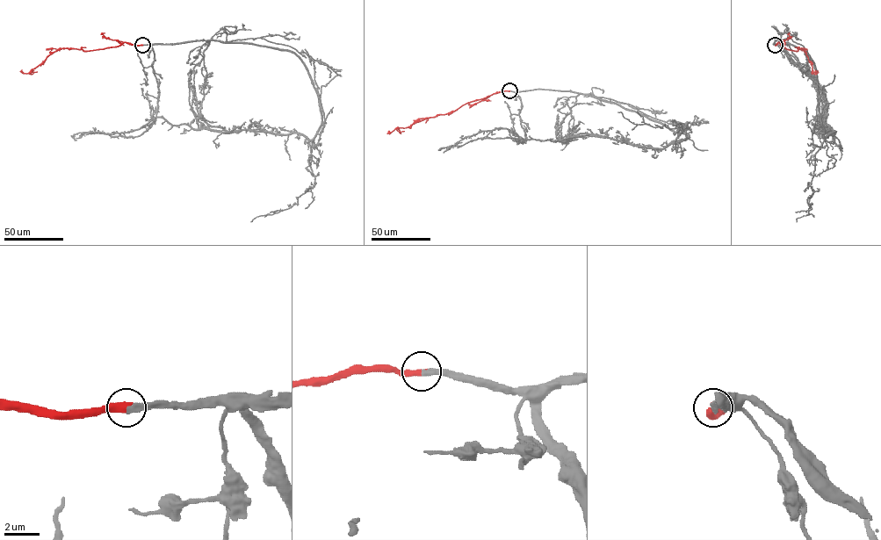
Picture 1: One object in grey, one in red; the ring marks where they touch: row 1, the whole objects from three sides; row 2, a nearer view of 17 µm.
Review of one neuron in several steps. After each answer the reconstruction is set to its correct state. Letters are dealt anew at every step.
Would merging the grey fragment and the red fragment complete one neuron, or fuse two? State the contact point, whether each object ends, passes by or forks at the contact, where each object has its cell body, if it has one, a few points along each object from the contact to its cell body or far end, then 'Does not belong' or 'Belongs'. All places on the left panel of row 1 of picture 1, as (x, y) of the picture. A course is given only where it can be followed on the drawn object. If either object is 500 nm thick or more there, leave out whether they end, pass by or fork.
Place: (142, 45). At the ring grey ends. At the ring red ends. Soma of grey: none. Soma of red: none. Course of grey: (142, 45), (249, 43), (292, 52), (305, 65), (321, 116), (308, 140), (314, 184), (297, 203), (250, 221). Course of red: (142, 45), (124, 42), (115, 46), (90, 50), (59, 48), (28, 73), (23, 73), (22, 69). Belongs

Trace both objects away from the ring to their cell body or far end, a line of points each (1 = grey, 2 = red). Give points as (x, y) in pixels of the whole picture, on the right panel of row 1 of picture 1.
1: (775, 45), (777, 40), (803, 49), (813, 62), (825, 140), (815, 155), (812, 208), (796, 221)
2: (775, 45), (779, 42), (786, 49), (802, 48), (812, 65), (813, 73), (816, 73), (815, 69)

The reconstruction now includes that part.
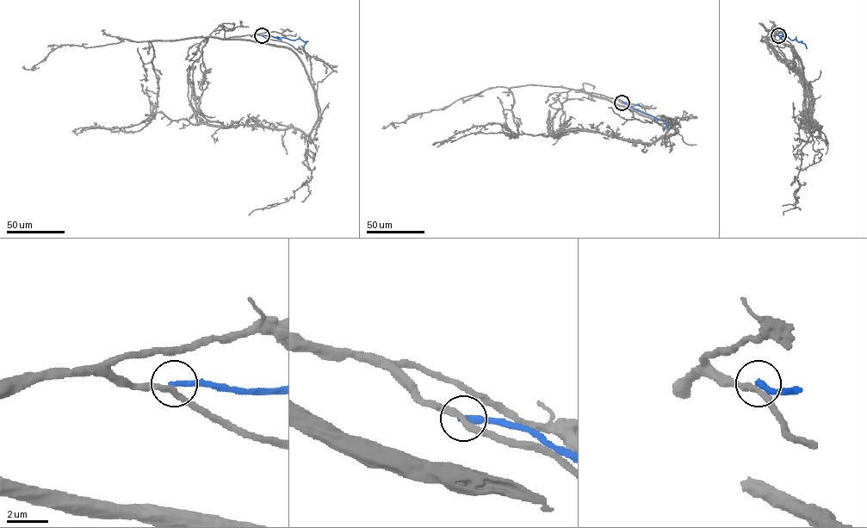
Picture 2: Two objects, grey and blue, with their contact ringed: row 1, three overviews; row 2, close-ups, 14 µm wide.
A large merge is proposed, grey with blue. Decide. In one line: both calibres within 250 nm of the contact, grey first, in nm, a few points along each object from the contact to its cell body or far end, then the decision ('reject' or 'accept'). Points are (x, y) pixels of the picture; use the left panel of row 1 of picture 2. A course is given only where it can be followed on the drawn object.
calibres 280 and 300 nm; course grey (262, 35), (150, 40), (158, 90), (156, 115), (138, 131), (80, 127), (73, 132), (77, 135); course blue (262, 35), (293, 40), (300, 39), (306, 41), (303, 48); reject

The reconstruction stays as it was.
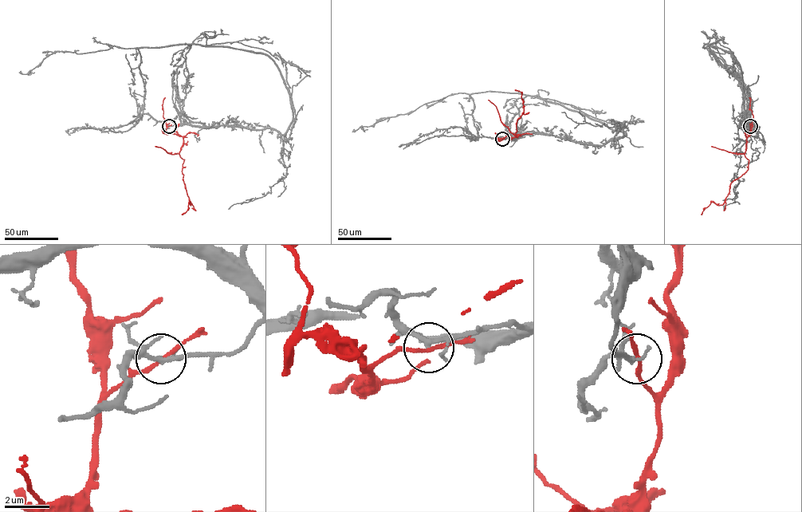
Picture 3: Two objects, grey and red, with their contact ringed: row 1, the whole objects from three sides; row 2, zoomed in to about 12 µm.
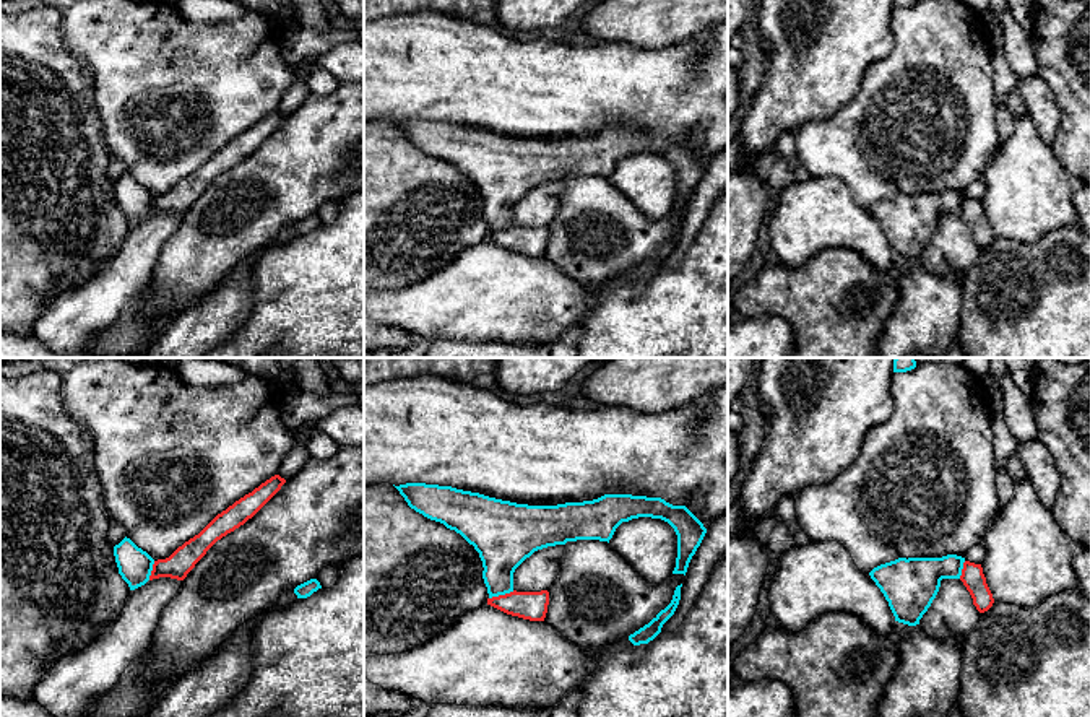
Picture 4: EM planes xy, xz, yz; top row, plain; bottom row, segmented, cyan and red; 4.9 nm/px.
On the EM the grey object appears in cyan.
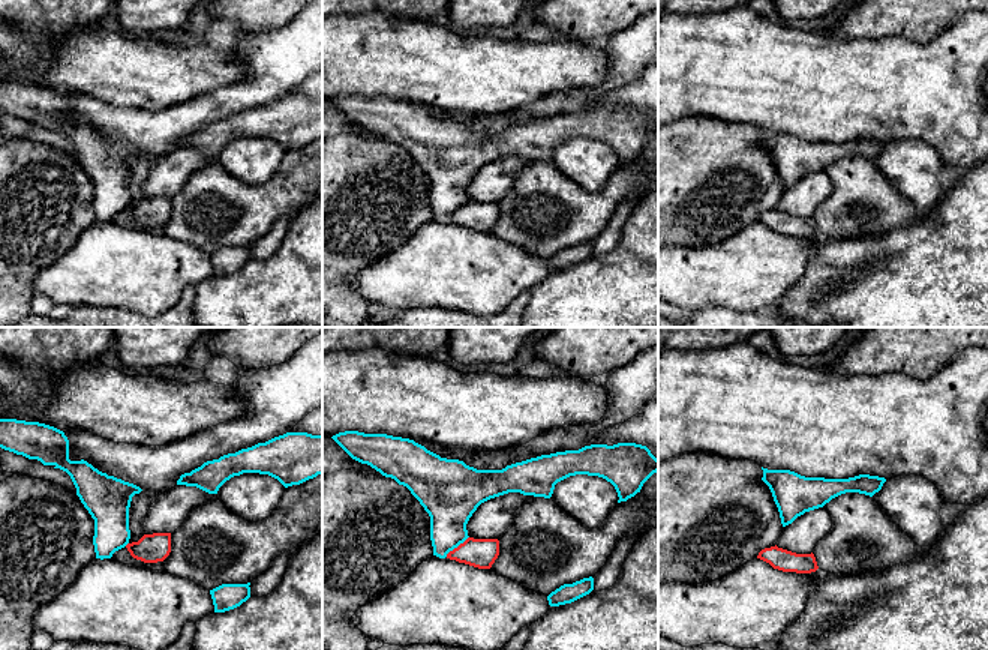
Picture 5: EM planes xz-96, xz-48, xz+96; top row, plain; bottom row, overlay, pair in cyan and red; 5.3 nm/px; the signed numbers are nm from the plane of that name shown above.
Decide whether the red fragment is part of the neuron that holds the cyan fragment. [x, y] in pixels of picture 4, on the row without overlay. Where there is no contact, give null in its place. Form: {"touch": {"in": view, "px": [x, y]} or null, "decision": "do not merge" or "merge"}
{"touch": {"in": "xz", "px": [501, 230]}, "decision": "do not merge"}

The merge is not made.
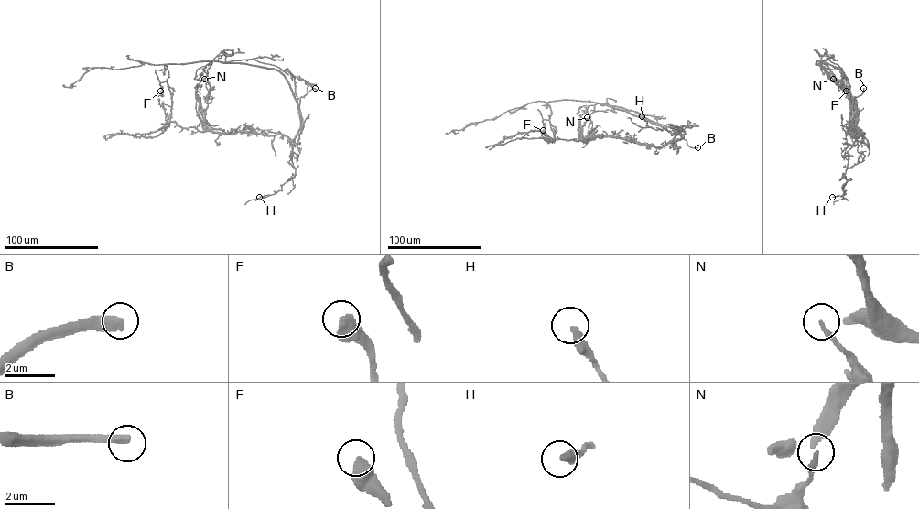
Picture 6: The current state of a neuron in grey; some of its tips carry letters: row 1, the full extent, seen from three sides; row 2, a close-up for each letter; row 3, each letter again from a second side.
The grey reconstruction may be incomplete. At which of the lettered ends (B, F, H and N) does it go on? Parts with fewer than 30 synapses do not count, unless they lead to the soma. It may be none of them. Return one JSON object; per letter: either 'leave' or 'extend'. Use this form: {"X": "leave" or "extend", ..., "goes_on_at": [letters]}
{"B": "extend", "F": "leave", "H": "leave", "N": "leave", "goes_on_at": ["B"]}

